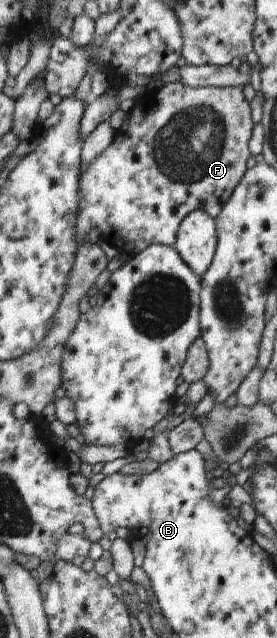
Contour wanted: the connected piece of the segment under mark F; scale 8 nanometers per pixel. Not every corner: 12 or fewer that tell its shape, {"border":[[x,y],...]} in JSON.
{"border":[[242,86],[151,90],[79,175],[76,245],[132,257],[246,173]]}

